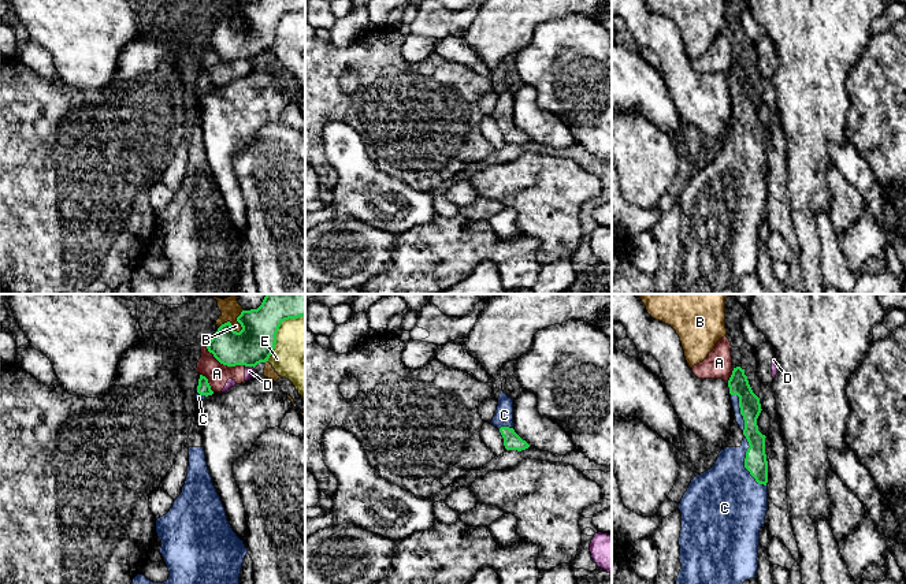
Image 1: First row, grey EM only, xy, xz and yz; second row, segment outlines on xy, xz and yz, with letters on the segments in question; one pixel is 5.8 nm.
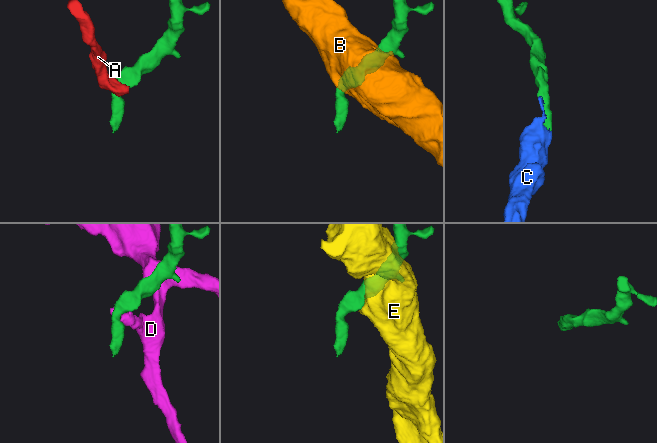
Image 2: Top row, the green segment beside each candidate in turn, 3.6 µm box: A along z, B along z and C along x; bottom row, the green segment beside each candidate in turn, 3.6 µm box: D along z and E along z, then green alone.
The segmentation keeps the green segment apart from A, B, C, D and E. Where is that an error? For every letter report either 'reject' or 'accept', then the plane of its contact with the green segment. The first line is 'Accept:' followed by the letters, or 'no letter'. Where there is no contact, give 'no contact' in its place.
Accept: C
A: reject; meets green in xy
B: reject; meets green in xy
C: accept; meets green in yz
D: reject; meets green in xy
E: reject; meets green in xy

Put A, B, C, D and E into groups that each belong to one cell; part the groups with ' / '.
A D / B / C / E

